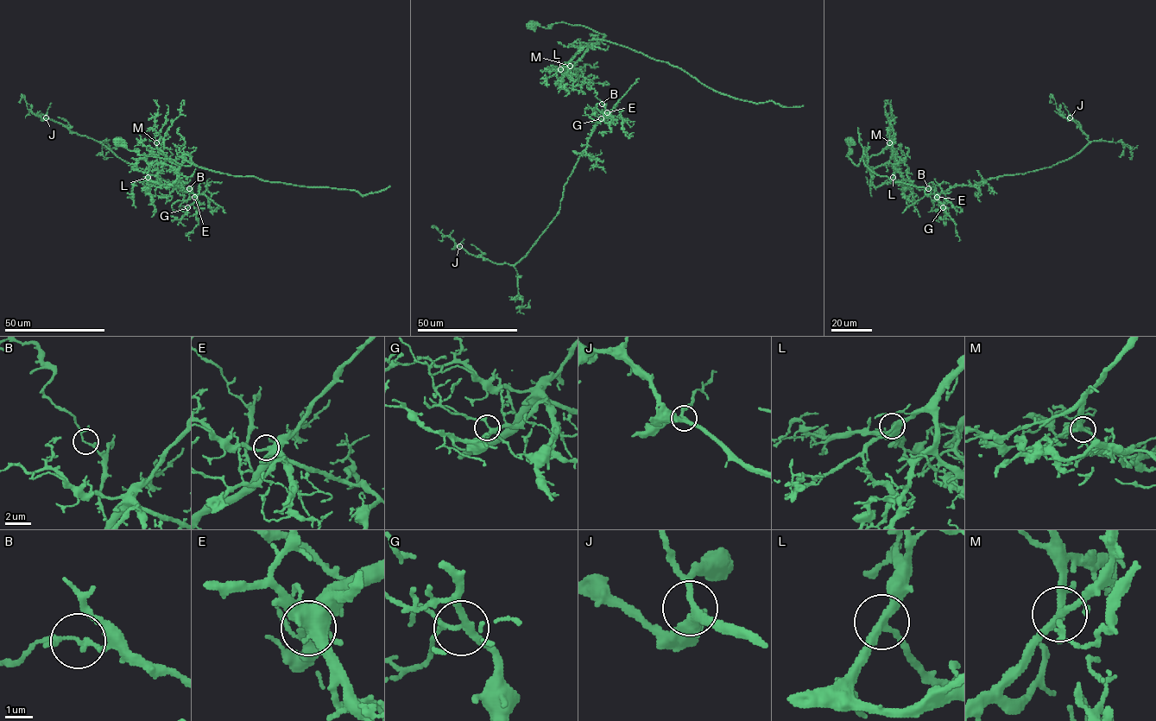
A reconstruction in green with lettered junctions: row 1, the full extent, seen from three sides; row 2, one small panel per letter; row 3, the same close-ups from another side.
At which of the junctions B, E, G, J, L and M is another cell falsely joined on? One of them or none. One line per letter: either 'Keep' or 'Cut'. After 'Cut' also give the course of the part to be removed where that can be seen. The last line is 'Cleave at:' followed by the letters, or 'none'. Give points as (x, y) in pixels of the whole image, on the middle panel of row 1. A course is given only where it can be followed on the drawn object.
B: Cut. Course of the part to remove: (602, 104), (605, 117), (593, 129), (564, 186), (559, 214), (517, 262), (495, 263), (470, 254), (432, 225)
E: Keep
G: Keep
J: Keep
L: Keep
M: Keep
Cleave at: B

